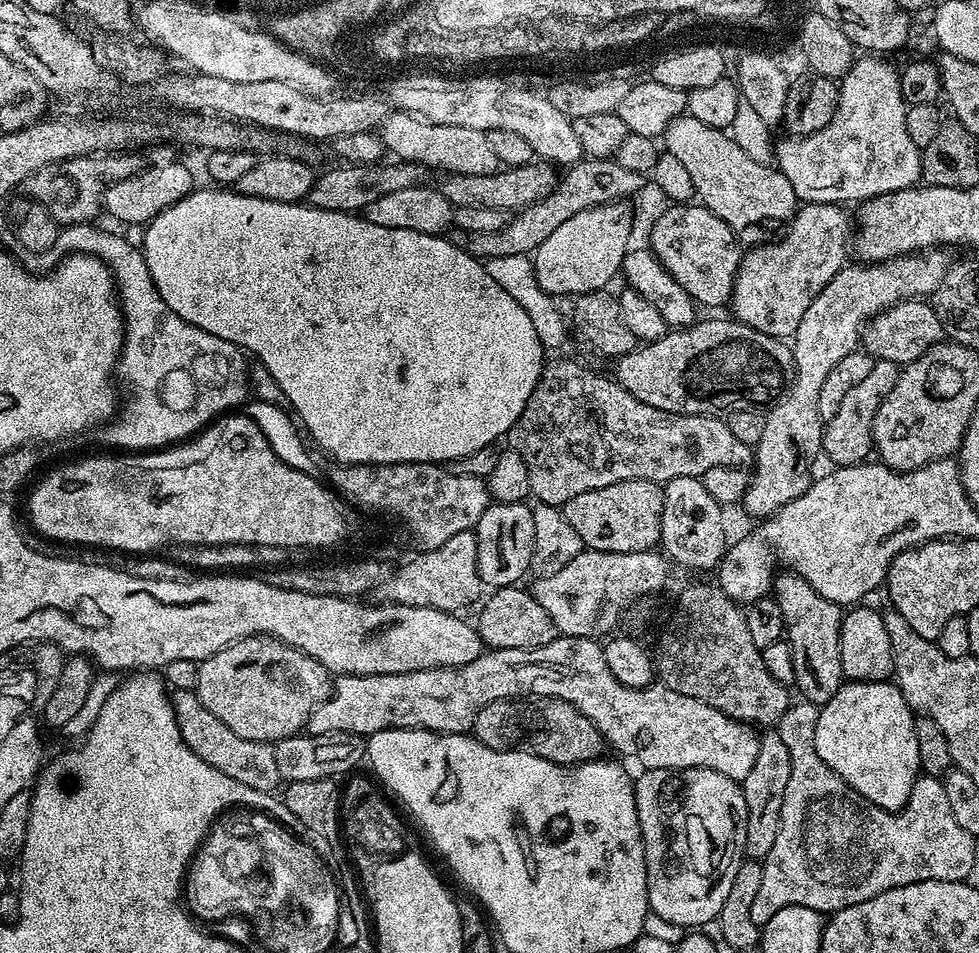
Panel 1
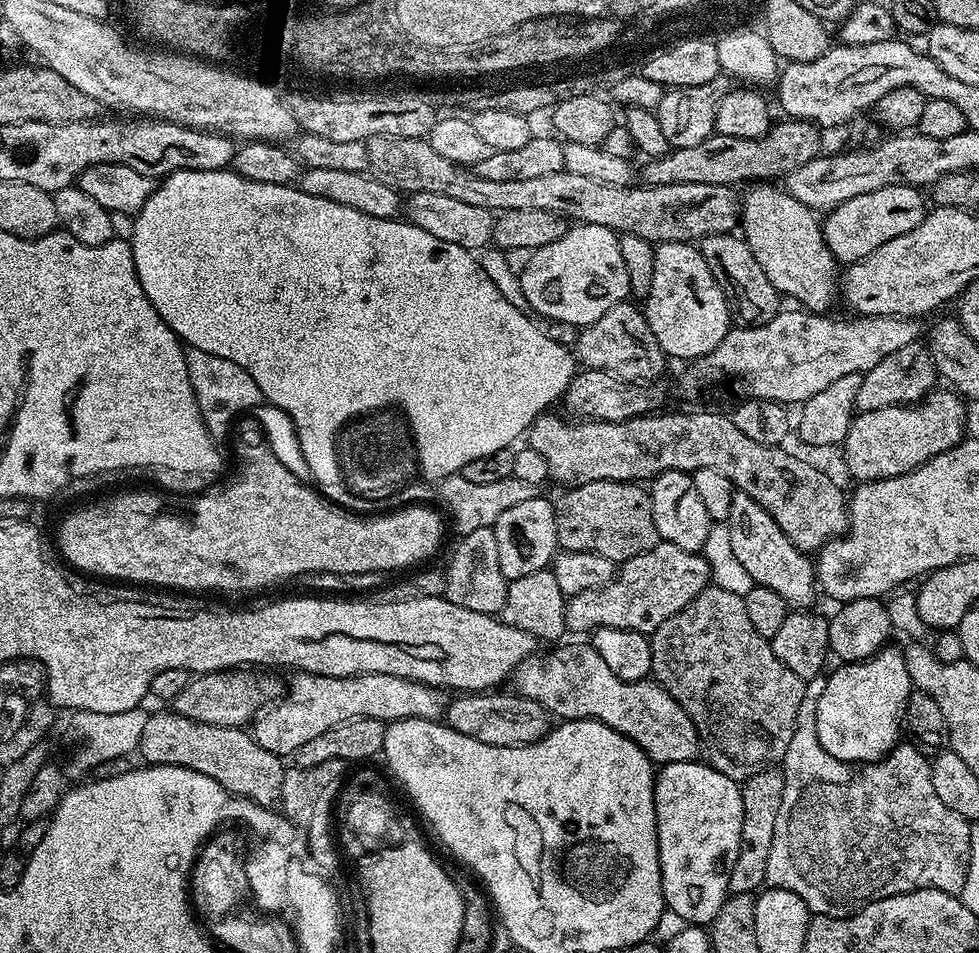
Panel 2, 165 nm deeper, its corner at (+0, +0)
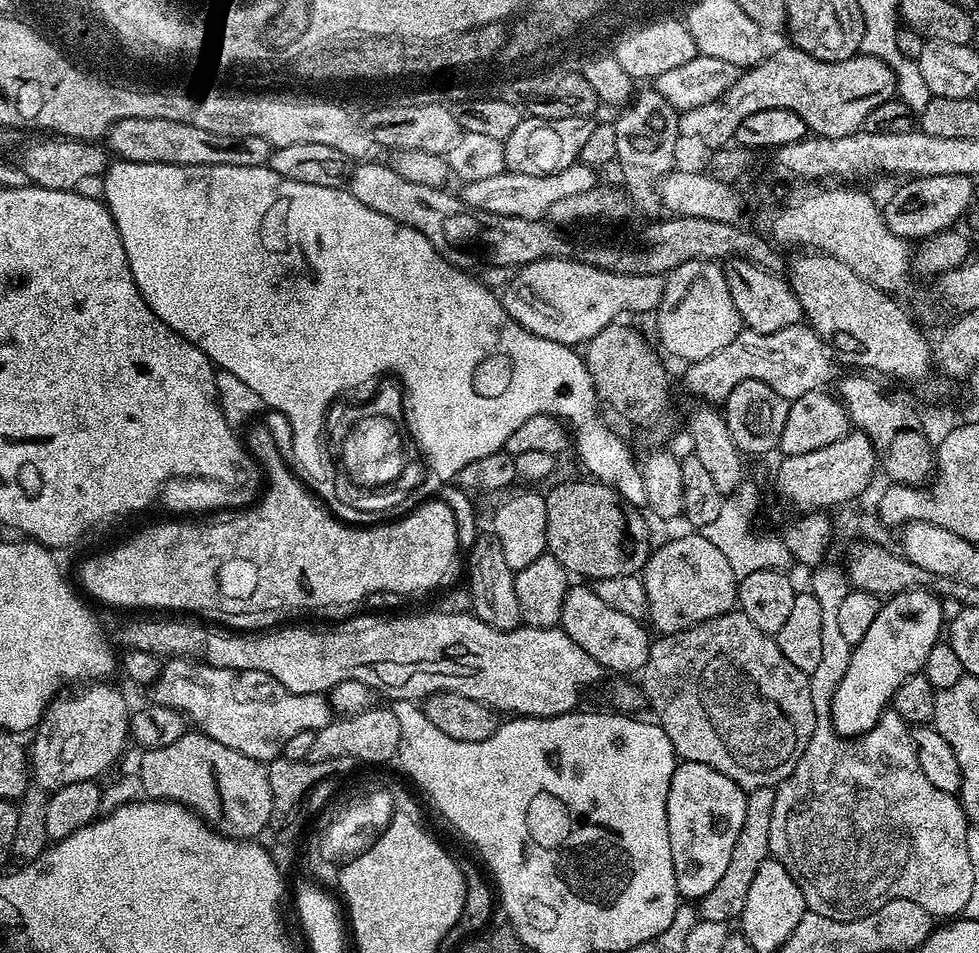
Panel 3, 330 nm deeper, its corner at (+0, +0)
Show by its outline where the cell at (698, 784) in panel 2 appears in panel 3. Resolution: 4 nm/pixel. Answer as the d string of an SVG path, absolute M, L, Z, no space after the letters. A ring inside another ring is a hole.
M685 760L677 763L674 778L670 778L670 794L666 810L670 830L670 858L674 858L674 878L685 901L699 902L706 894L710 894L710 889L722 879L722 874L726 874L730 853L734 851L734 842L738 842L738 834L746 818L747 801L745 789L738 787L730 778L726 778L726 774L710 766L702 766L702 762Z

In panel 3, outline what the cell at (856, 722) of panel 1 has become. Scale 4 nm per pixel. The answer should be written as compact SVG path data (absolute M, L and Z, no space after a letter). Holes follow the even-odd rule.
M925 588L900 592L881 603L878 618L874 618L862 642L854 645L850 666L846 666L846 674L842 674L838 690L834 690L830 715L839 736L860 736L869 732L891 705L898 686L923 669L946 624L943 607L940 597Z

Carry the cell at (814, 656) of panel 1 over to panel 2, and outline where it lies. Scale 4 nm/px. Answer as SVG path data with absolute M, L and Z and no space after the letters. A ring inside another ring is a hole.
M739 490L733 491L730 518L726 525L730 548L753 585L774 590L774 594L787 602L789 609L808 610L813 607L812 599L818 596L818 581L809 553L798 550L798 546L782 534L778 522L774 522L774 518L754 502L754 498Z

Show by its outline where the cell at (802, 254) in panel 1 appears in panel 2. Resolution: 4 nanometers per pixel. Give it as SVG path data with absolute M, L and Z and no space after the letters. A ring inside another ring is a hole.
M905 184L882 186L882 190L858 194L858 198L842 202L842 206L823 217L822 227L826 246L840 262L855 262L866 258L874 250L878 250L878 246L890 242L890 238L898 238L922 223L926 215L924 200L926 204L926 196L921 189L911 188Z

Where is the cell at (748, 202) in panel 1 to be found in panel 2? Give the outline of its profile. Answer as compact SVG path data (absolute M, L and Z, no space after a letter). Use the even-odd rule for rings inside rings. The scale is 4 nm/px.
M756 182L745 196L742 196L742 207L738 217L739 227L744 227L742 231L743 239L747 240L754 258L758 258L758 266L766 270L766 278L780 293L781 297L797 300L797 305L803 306L809 312L821 314L829 311L835 300L838 300L838 289L842 284L842 276L836 267L838 261L835 254L826 246L824 241L824 230L817 213L813 212L798 198L794 198L783 187L775 188L777 185L772 182Z

